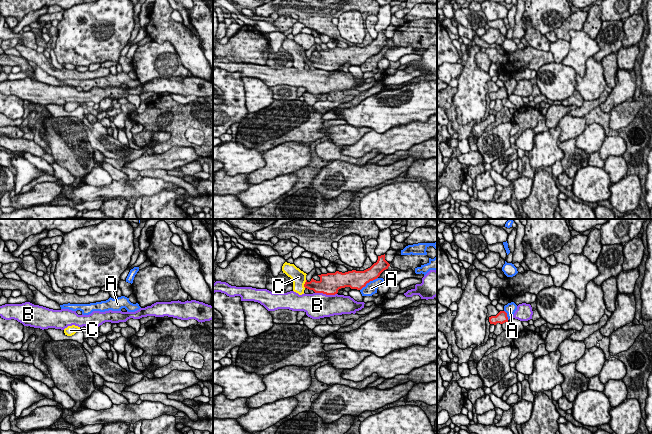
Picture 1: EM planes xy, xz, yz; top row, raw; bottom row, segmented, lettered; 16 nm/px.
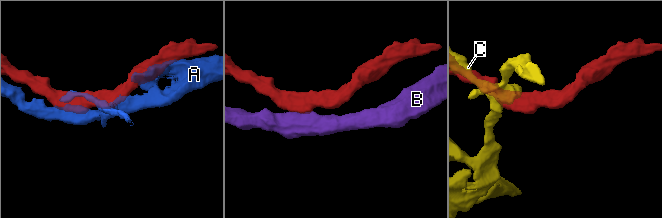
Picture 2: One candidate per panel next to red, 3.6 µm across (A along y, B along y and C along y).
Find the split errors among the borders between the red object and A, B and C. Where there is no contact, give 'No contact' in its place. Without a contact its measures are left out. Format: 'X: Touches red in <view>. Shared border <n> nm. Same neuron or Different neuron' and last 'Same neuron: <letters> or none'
A: Touches red in xz. Shared border 360 nm. Different neuron
B: Touches red in xz. Shared border 360 nm. Different neuron
C: Touches red in xz. Shared border 130 nm. Different neuron
Same neuron: none

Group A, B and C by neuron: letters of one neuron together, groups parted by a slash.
A / B / C

